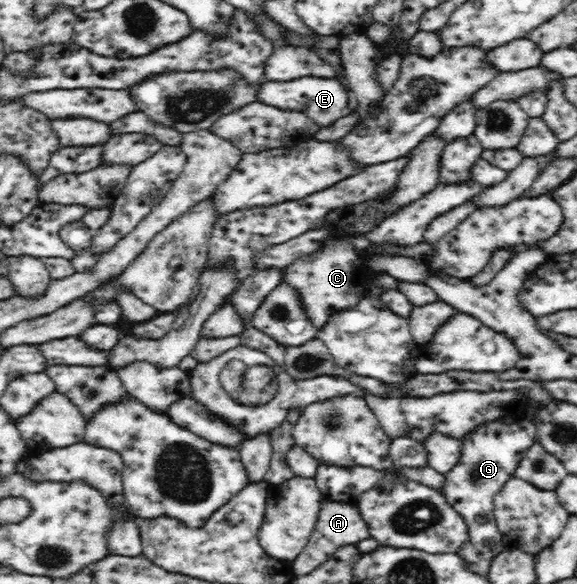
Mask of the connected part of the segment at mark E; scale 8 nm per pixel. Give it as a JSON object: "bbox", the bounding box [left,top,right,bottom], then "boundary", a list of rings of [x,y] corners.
{"bbox":[257,77,350,127],"boundary":[[[300,77],[292,81],[264,81],[259,87],[257,101],[283,109],[284,111],[302,111],[320,127],[332,125],[336,119],[350,113],[348,97],[342,83],[336,79],[319,77]]]}

